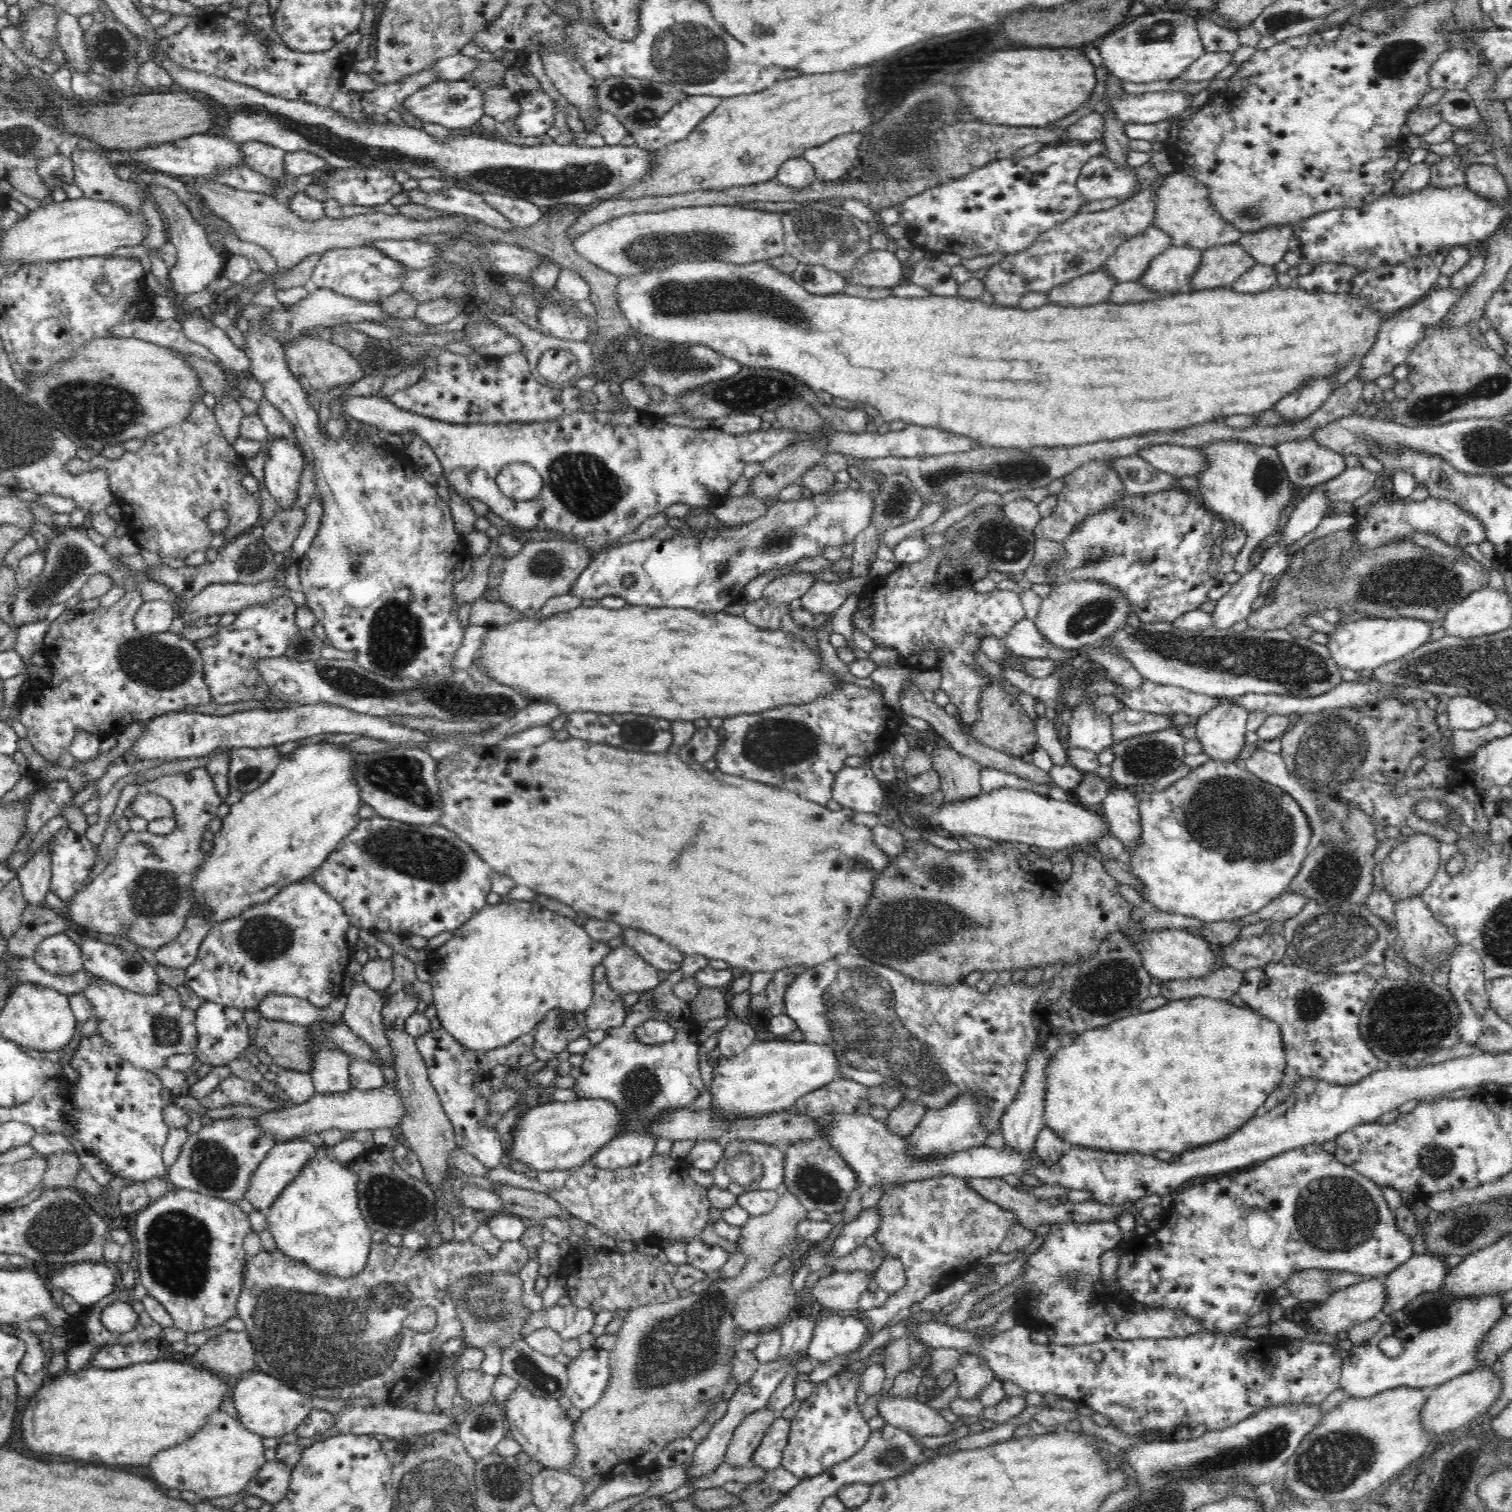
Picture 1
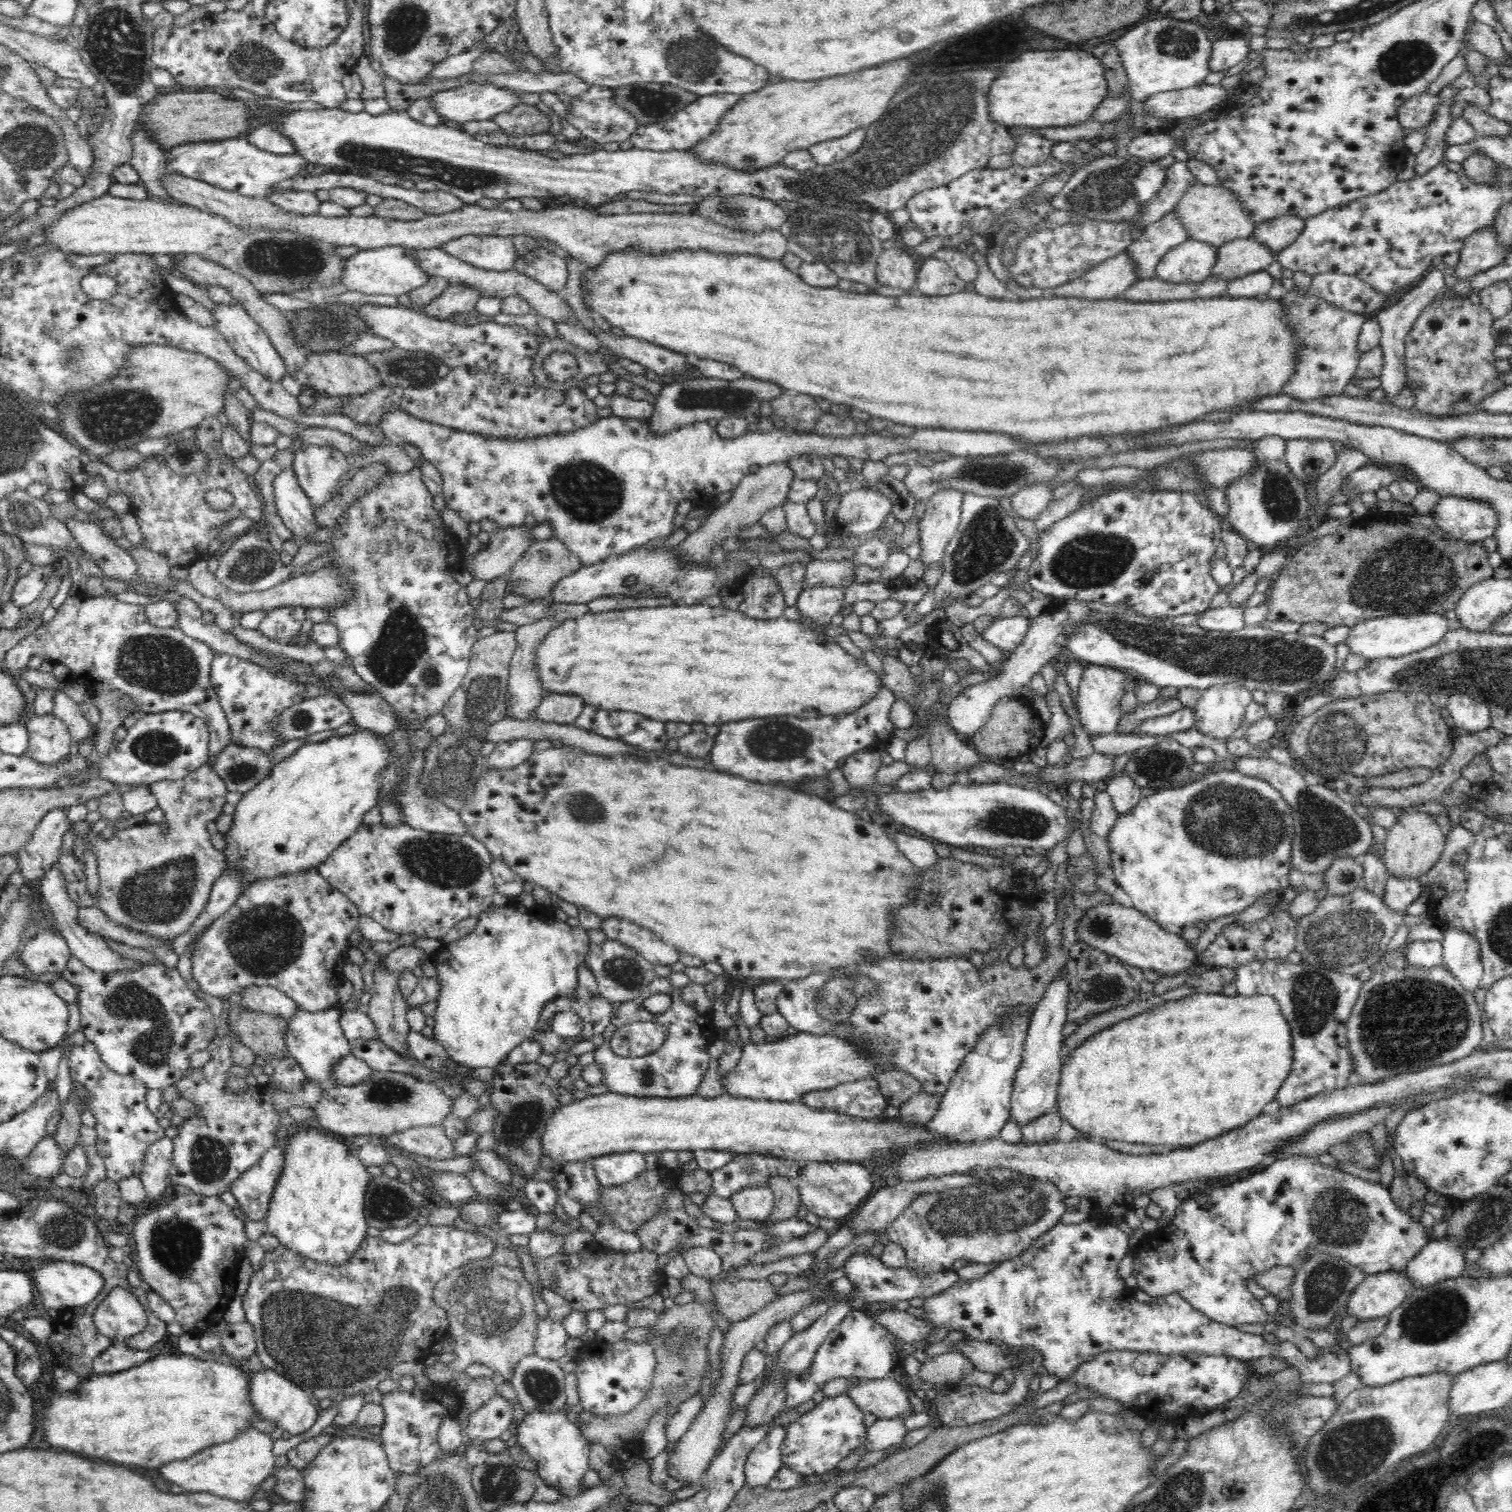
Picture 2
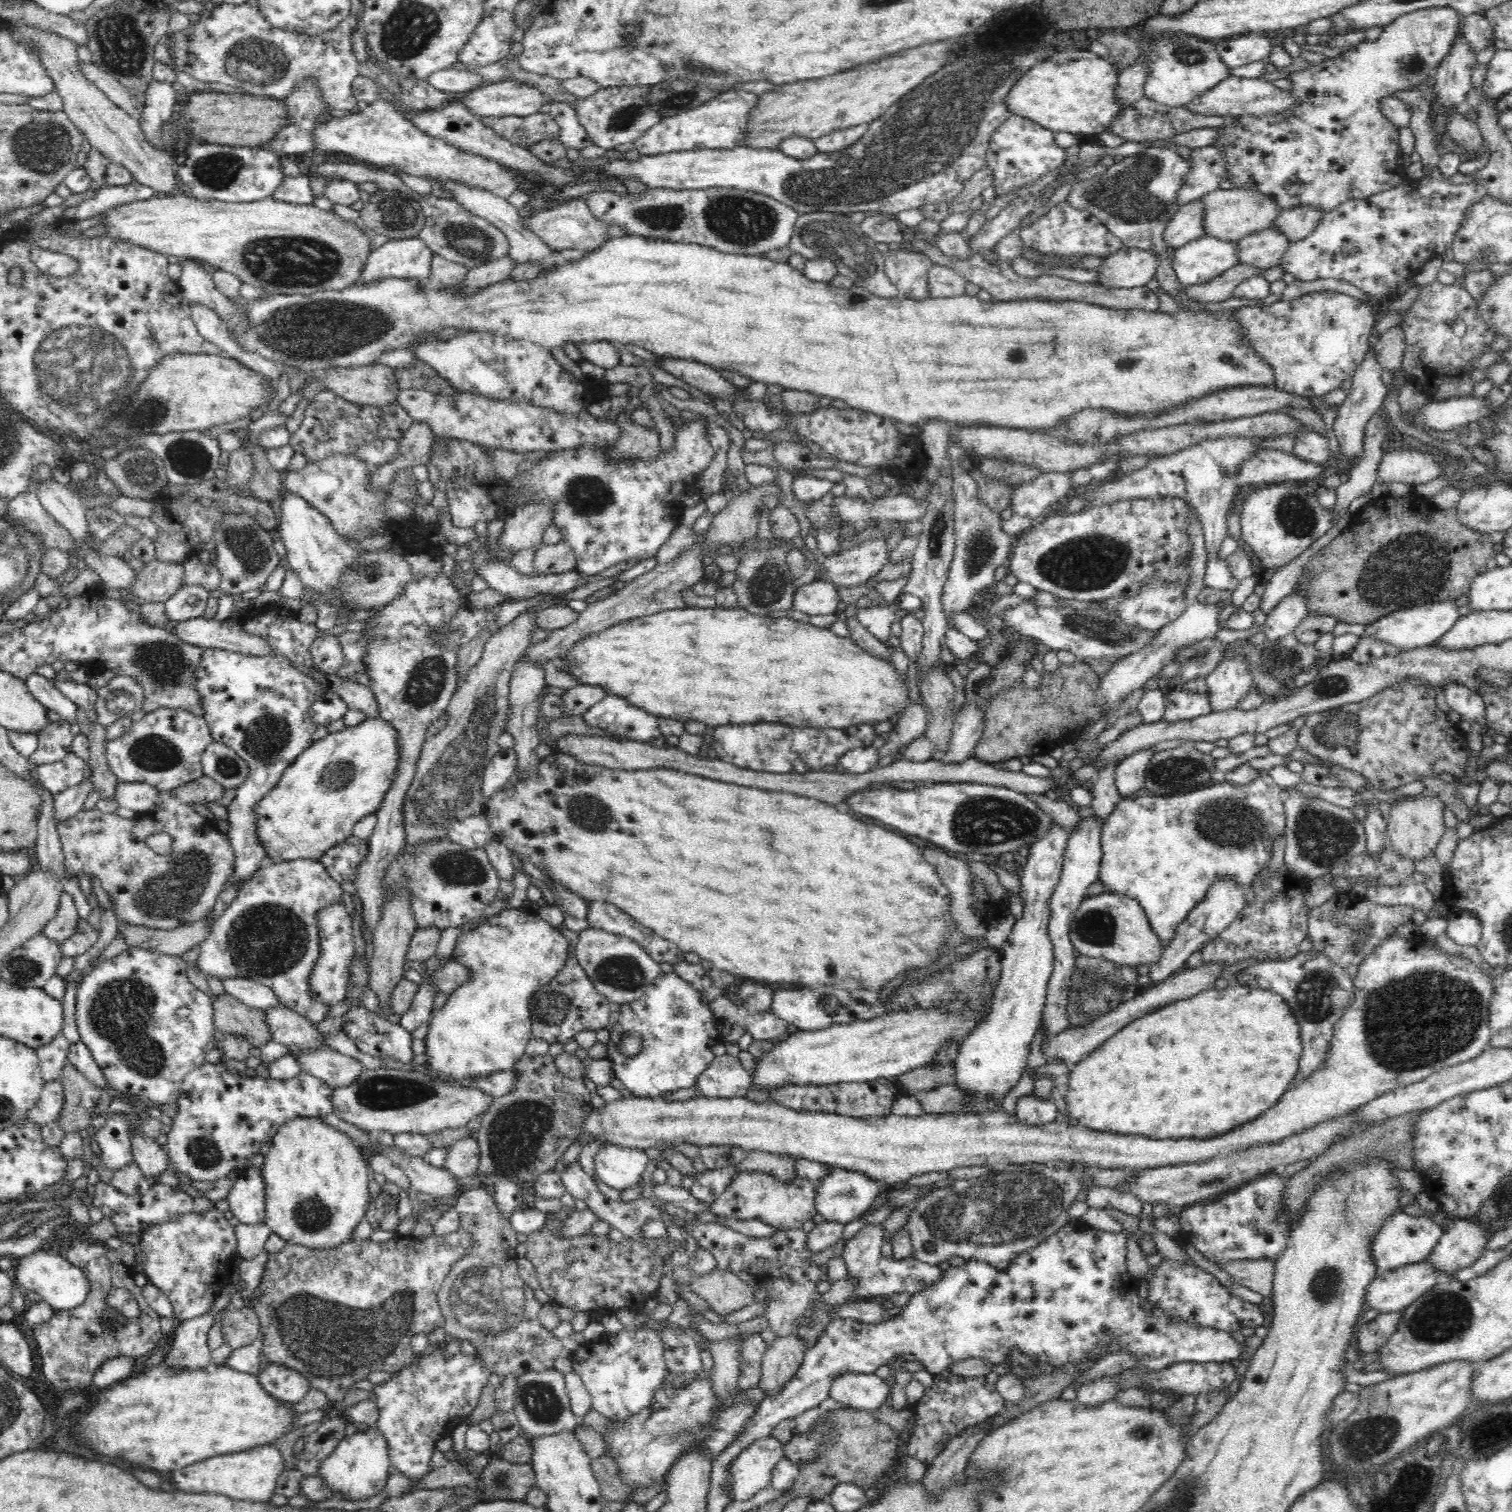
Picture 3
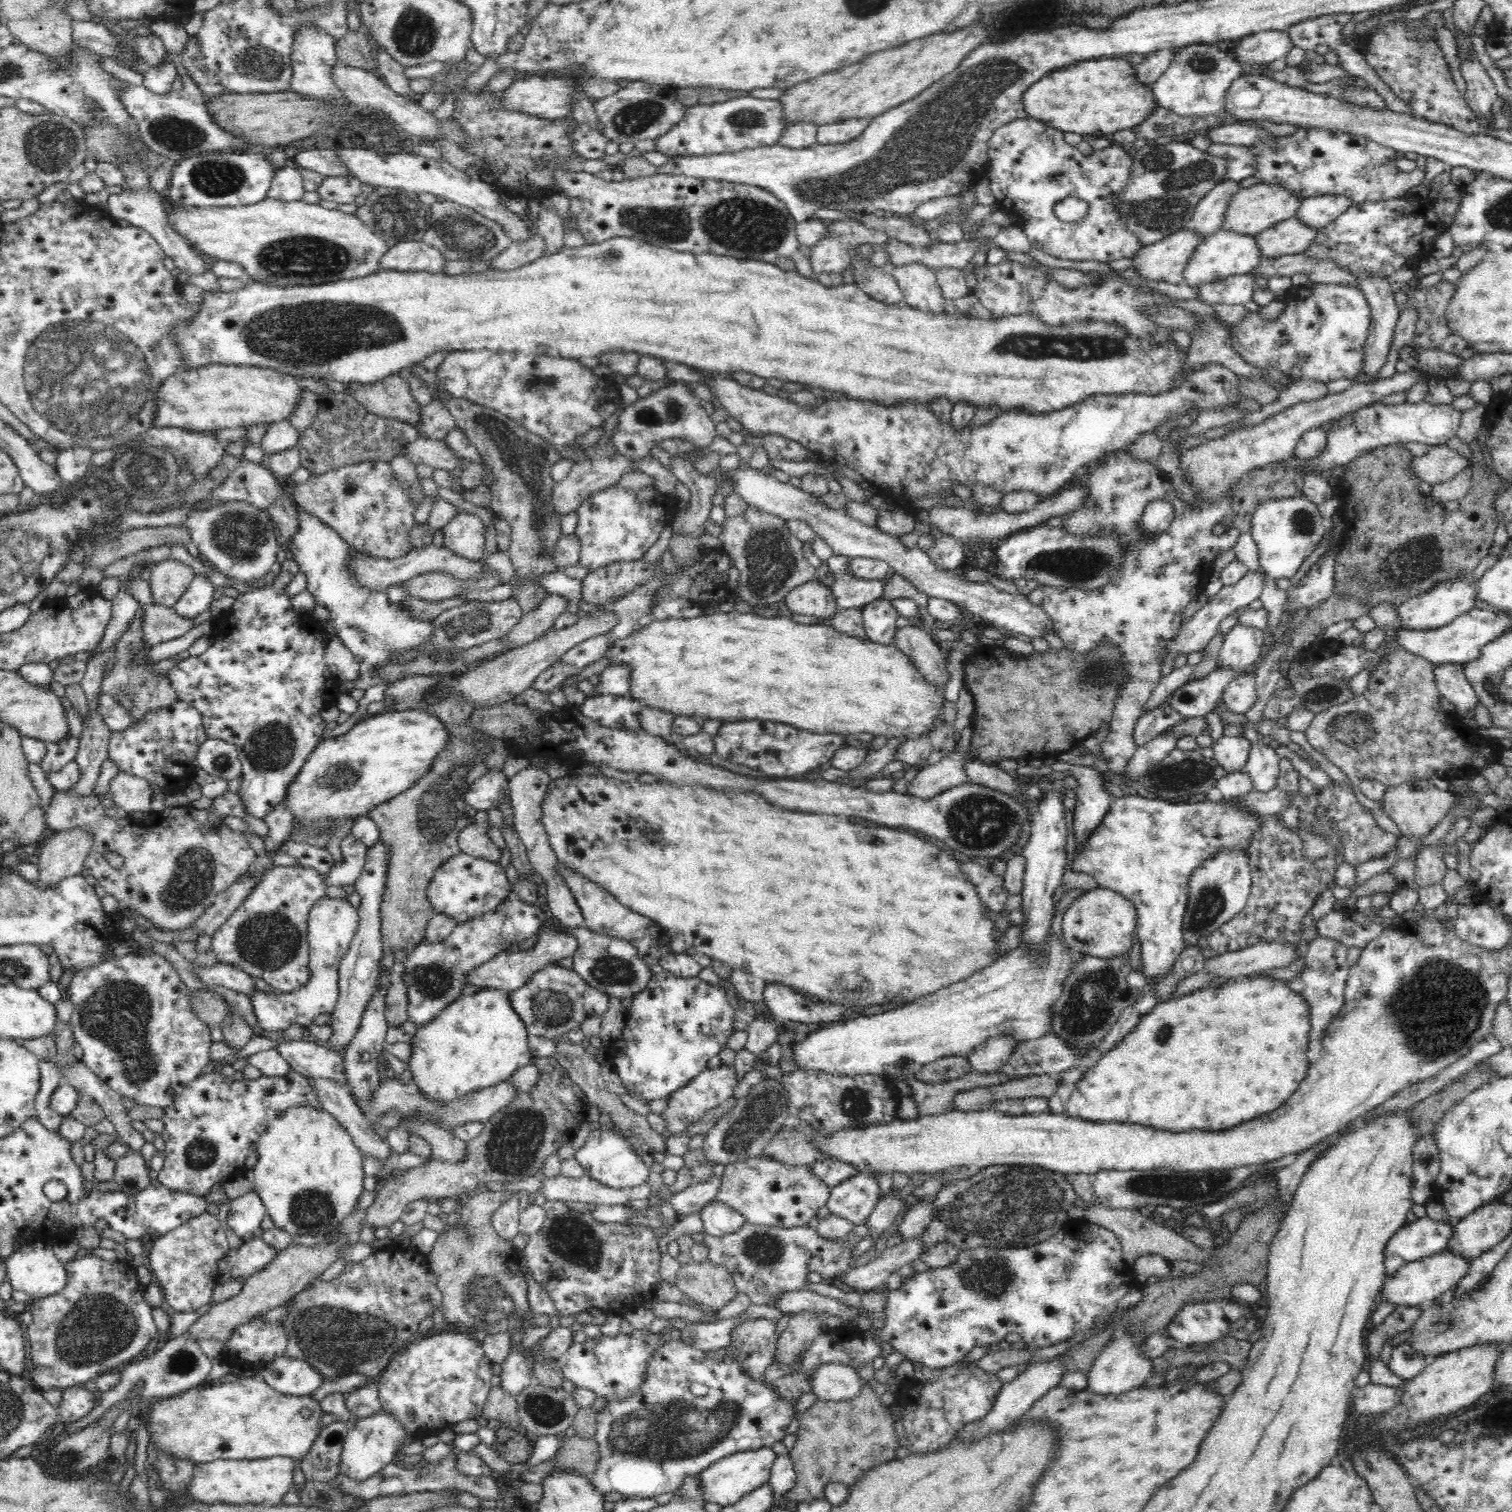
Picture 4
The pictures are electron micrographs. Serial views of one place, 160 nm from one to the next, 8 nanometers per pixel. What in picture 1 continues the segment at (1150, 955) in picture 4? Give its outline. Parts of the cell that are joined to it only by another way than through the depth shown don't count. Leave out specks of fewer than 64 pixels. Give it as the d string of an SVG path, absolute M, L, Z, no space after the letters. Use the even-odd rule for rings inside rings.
M1210 760L1206 764L1193 769L1186 777L1180 778L1164 789L1154 789L1150 793L1143 793L1140 801L1140 838L1136 840L1134 846L1126 848L1126 867L1130 869L1134 879L1140 883L1136 890L1143 897L1146 908L1156 907L1157 912L1162 912L1163 914L1182 915L1204 923L1214 923L1226 920L1236 921L1250 914L1258 913L1264 906L1270 904L1280 894L1288 890L1291 881L1300 872L1304 859L1310 853L1308 844L1310 844L1312 831L1308 821L1306 821L1306 816L1303 816L1299 806L1295 804L1294 800L1287 800L1286 791L1260 780L1248 769L1241 770L1236 763Z

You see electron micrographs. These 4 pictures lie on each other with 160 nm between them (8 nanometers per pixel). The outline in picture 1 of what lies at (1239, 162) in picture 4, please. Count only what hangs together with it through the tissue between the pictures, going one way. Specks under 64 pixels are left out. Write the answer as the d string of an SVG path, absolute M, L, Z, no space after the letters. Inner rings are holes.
M1158 174L1147 189L1142 189L1138 194L1117 204L1115 207L1096 212L1078 213L1062 222L1062 224L1055 224L1054 227L1046 230L1046 233L1042 232L1028 248L1014 252L1014 254L1008 254L999 263L989 267L985 279L982 281L995 296L995 302L1002 306L1016 307L1020 302L1020 297L1024 296L1026 292L1048 293L1056 285L1070 282L1073 278L1103 267L1107 258L1113 255L1121 244L1141 234L1153 224L1157 205L1157 190L1161 184L1164 184L1167 176L1168 174Z

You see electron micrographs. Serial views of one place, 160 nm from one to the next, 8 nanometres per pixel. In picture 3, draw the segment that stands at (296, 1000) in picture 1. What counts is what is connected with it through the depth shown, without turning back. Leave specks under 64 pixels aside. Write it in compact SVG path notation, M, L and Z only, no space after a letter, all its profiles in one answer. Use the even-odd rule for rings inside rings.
M229 977L222 979L221 982L224 985L226 994L253 1009L265 1011L267 1008L280 1005L279 999L272 991L272 988L262 985L256 980Z

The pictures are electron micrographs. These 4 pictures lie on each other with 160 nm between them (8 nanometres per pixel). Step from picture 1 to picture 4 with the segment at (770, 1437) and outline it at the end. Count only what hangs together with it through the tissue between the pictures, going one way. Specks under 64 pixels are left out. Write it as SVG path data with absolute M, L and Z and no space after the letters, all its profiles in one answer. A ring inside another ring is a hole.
M764 1447L737 1452L718 1460L698 1474L698 1487L702 1489L704 1501L715 1502L722 1507L736 1504L750 1490L769 1482L769 1476L776 1458L777 1455L772 1451L772 1447Z

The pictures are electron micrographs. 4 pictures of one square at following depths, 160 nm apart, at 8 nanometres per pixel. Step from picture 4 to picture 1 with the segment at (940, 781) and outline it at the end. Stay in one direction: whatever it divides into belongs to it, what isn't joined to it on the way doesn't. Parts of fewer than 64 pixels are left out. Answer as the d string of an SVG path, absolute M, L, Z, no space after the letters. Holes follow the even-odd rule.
M1070 582L1051 589L1041 602L1034 624L1050 645L1060 649L1071 649L1080 654L1087 645L1104 640L1118 627L1124 626L1126 616L1132 614L1132 607L1128 605L1128 599L1122 595L1122 591L1098 582Z

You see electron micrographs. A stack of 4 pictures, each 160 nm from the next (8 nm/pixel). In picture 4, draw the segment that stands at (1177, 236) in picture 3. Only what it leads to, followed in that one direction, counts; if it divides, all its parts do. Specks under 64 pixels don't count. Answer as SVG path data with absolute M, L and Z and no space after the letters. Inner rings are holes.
M1226 179L1217 184L1202 200L1187 224L1190 230L1208 237L1223 230L1232 197L1242 188L1240 181Z

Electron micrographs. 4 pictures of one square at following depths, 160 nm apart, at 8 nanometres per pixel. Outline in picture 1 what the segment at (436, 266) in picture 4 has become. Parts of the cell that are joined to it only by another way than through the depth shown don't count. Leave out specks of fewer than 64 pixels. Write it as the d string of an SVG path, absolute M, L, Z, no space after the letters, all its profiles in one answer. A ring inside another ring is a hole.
M373 246L335 248L321 256L313 270L310 287L330 289L339 295L374 302L378 298L388 298L402 290L407 270L404 264L386 256Z

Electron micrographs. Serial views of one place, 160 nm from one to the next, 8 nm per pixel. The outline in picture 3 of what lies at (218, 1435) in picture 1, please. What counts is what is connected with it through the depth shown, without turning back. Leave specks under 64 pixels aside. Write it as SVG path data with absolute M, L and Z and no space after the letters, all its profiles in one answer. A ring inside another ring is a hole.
M274 1445L263 1446L256 1449L249 1450L250 1452L238 1452L238 1454L226 1454L224 1456L214 1456L208 1460L192 1464L187 1468L182 1468L178 1472L174 1472L174 1477L171 1483L176 1484L174 1488L185 1493L214 1493L219 1495L229 1496L231 1499L256 1501L265 1503L271 1500L275 1495L275 1490L282 1476L282 1472L286 1470L285 1460Z

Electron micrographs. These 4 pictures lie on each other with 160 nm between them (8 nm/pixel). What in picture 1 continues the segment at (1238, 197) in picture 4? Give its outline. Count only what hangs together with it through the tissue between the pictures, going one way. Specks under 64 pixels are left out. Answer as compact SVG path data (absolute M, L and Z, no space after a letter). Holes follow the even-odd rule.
M1182 170L1168 174L1164 184L1159 186L1153 225L1172 237L1172 245L1190 246L1202 251L1220 244L1236 244L1244 236L1239 228L1217 213L1206 186Z

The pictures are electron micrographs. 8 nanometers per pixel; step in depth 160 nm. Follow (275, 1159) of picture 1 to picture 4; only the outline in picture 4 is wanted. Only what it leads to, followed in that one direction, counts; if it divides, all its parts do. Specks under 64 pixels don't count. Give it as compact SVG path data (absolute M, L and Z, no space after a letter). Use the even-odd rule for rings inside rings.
M253 1193L230 1201L226 1222L236 1237L243 1240L250 1235L259 1234L261 1222L267 1213L262 1200Z

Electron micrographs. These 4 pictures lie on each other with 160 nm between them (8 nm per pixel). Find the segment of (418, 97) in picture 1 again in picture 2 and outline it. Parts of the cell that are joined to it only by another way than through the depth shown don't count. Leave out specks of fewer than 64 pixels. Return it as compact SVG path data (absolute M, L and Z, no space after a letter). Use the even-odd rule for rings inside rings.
M465 84L441 91L434 98L440 116L452 122L490 120L497 114L507 113L521 103L520 91L505 87Z

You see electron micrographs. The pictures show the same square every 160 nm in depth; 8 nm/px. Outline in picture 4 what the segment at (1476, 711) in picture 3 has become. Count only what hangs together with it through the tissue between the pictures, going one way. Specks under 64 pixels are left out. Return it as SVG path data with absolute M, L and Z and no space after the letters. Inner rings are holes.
M1440 663L1433 666L1439 693L1454 704L1455 714L1460 718L1466 717L1467 712L1479 701L1463 670L1462 663Z

